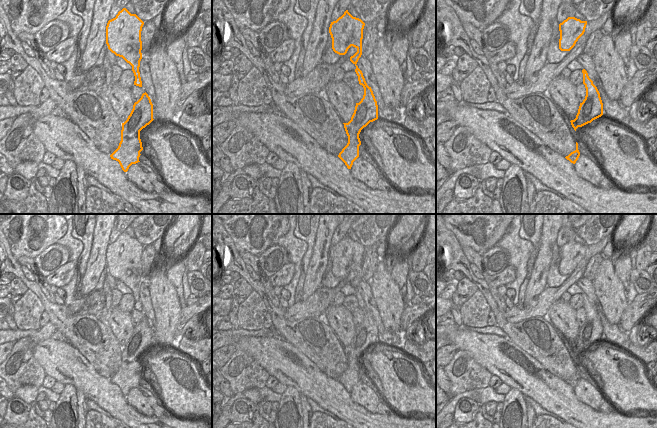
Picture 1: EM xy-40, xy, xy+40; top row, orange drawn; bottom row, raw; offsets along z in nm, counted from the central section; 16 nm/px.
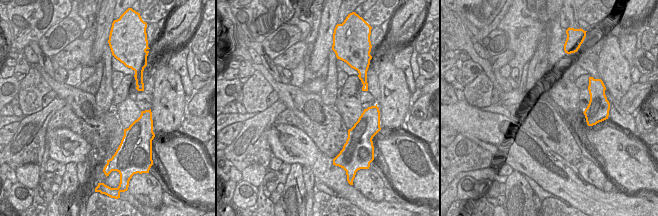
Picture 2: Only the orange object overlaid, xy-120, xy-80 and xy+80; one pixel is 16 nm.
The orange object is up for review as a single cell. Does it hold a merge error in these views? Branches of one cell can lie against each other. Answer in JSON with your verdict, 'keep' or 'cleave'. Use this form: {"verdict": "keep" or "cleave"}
{"verdict": "keep"}

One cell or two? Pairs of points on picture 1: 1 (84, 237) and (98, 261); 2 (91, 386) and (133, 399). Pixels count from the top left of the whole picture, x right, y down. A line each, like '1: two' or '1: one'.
1: two
2: two

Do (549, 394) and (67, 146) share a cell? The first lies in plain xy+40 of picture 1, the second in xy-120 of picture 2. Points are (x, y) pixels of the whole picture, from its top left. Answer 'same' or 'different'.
same

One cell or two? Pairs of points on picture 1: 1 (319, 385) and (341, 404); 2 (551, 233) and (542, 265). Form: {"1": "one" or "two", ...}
{"1": "one", "2": "one"}

